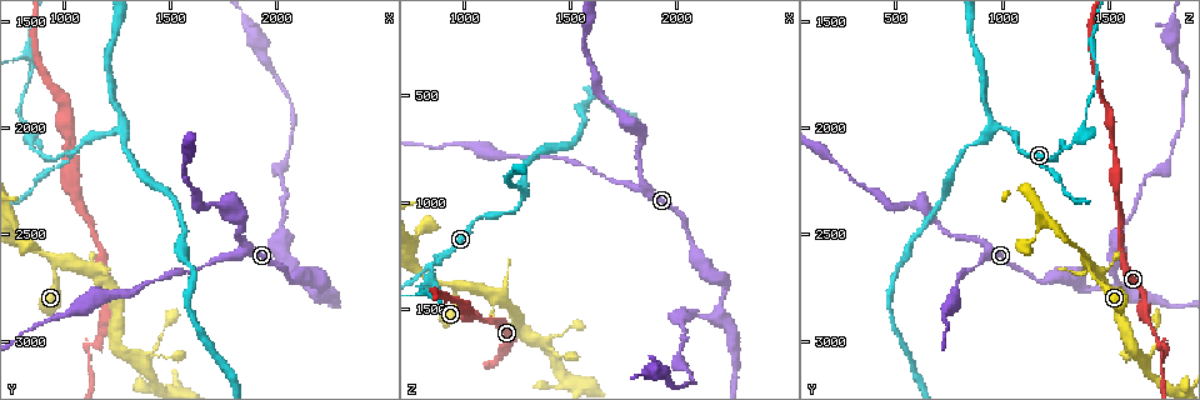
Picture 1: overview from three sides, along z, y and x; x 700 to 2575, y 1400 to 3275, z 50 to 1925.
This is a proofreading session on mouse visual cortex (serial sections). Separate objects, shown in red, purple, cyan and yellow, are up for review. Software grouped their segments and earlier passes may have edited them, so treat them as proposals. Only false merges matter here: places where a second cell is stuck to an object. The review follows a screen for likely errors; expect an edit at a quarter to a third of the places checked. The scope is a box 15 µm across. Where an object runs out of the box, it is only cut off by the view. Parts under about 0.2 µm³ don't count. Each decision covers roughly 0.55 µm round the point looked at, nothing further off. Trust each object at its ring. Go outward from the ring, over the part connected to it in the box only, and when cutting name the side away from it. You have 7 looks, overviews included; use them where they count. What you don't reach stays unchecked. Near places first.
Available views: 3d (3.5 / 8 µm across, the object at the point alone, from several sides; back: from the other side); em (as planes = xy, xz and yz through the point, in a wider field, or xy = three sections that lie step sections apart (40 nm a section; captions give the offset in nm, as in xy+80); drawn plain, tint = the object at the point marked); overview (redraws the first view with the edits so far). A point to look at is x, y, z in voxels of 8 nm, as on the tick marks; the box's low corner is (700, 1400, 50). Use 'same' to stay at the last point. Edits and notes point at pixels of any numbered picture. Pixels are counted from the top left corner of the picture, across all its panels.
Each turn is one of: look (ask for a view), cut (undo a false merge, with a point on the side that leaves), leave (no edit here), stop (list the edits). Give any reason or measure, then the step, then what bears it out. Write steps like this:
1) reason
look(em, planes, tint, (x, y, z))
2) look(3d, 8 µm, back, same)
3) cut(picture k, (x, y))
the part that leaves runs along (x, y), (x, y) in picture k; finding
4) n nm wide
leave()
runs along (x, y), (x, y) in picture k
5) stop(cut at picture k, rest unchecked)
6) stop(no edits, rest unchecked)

thin neck
look(3d, 8 µm, (850, 1650, 1440))

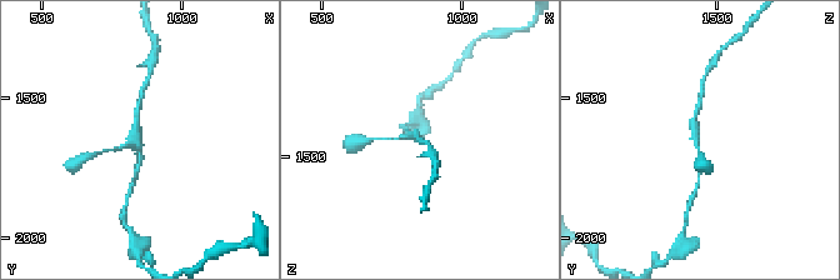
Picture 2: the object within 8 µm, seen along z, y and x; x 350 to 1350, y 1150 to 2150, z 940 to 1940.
look(em, xy, step 1, tint, (830, 1650, 1440))

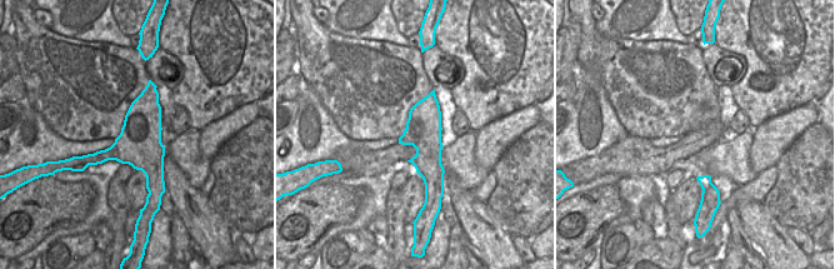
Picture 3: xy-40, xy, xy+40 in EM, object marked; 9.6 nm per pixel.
arms of 100, 150, 150 nm
leave()
runs along (431, 96), (429, 104), (428, 188) in picture 3; continuous, no second cell

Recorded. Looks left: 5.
sharp bend
look(3d, 3.5 µm, (960, 2640, 1400))

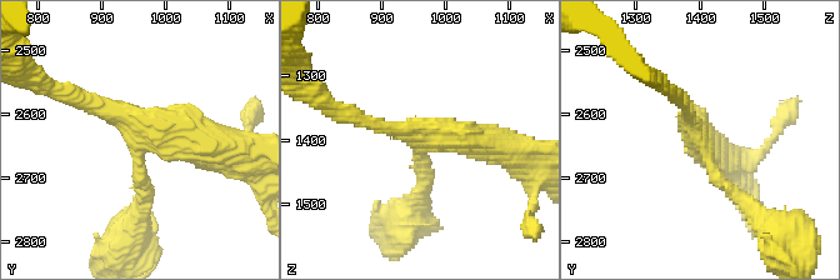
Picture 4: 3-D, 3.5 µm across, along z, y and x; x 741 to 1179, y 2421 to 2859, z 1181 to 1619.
3 arms; arms of 200, 200, 400 nm
look(em, xy, step 5, tint, (970, 2645, 1400))

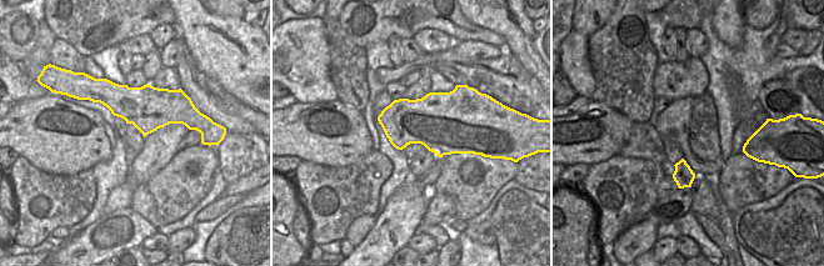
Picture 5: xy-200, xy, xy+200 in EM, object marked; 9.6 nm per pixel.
500 nm wide
leave()
runs along (140, 208), (140, 146), (151, 135), (221, 143) in picture 4; one cell here

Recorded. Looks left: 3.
sharp bend
look(3d, 3.5 µm, (1120, 3030, 1760))

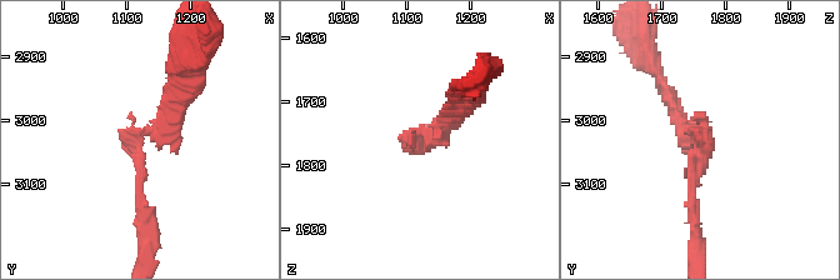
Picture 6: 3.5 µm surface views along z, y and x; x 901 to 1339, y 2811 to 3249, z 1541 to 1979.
arms of 150, 200 nm; need the tissue
look(em, xy, step 1, tint, (1120, 3035, 1760))

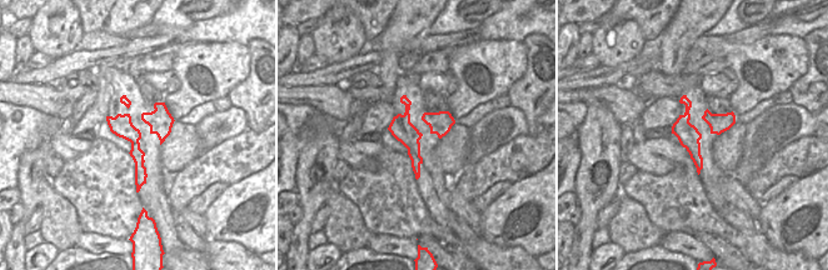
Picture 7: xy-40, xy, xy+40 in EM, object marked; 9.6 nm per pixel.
leave()
all the same cell

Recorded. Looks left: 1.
stop(no edits, rest unchecked)

